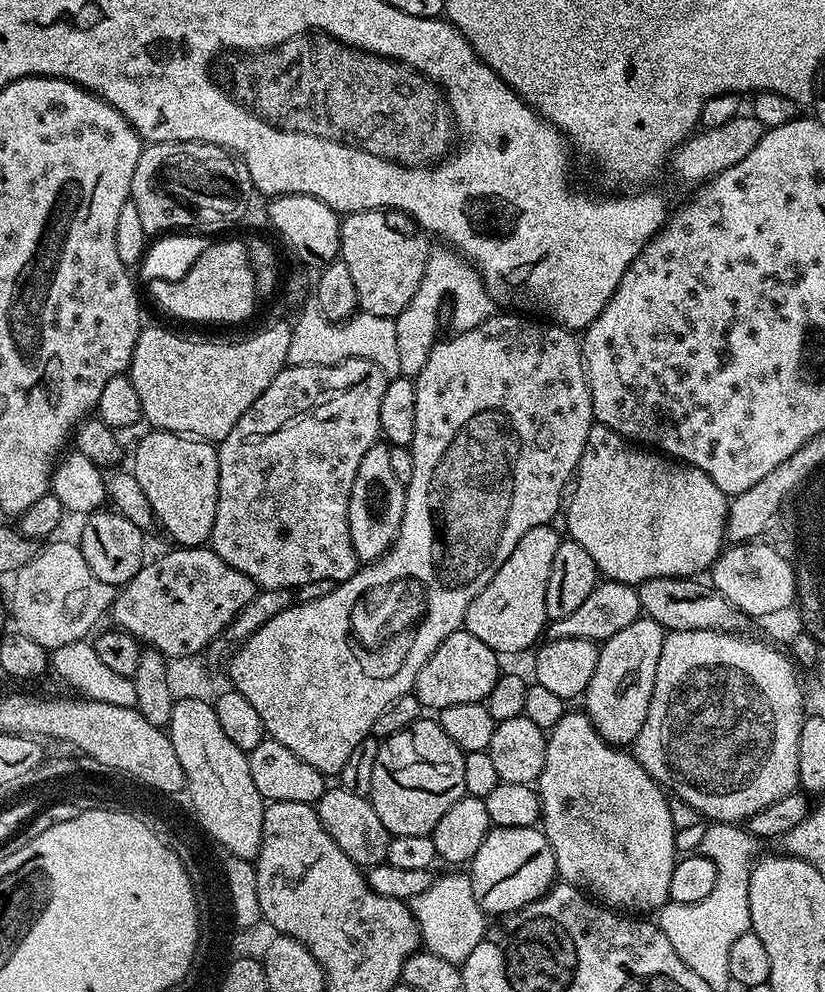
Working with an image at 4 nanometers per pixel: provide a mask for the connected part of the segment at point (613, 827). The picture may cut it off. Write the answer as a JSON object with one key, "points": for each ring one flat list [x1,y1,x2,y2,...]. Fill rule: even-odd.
{"points":[[565,711,564,716,547,733,548,745,546,746,546,762,542,766,542,774,538,781,538,791,540,793,540,815,542,817,542,831,544,837,550,842,554,850,556,859,556,870,559,879,566,884,572,884,581,892,587,894,593,901,599,902,603,907,619,910,624,914,652,914,656,912,664,903,669,903,670,878,674,873,674,868,678,861,676,854,676,837,678,831,671,820,669,797,665,789,657,784,656,779,637,762,635,755,631,751,615,744,607,744,604,737,598,734,598,730,592,725,590,719,583,711]]}

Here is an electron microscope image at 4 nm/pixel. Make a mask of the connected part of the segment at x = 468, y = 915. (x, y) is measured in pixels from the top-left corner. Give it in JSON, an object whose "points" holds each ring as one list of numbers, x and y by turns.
{"points":[[448,870,445,876,438,876,423,894,410,901,412,917,420,931,423,947,427,951,438,954,438,958,446,958,446,962,463,966,466,958,478,942,482,942,490,928,489,917,478,906,478,898,474,898,474,886,471,875,464,876,460,870]]}

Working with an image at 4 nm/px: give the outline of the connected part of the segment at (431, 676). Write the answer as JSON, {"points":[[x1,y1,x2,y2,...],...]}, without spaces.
{"points":[[467,630,450,634,422,666,414,694,425,709,433,710,458,706,458,702,487,701,490,690,494,690,494,682,502,674,502,667,496,660,499,660,497,652,486,646,482,638,474,638]]}

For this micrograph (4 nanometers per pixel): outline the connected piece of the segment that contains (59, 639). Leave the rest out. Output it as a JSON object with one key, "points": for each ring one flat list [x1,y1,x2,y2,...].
{"points":[[48,542,37,551,26,566,22,566,15,574,12,584,12,620,15,631,26,638,34,638,38,646,55,650,66,646,66,642,78,642,85,639,88,631,100,620,100,615,111,609,114,599,113,585,94,578,94,570,86,562,79,545,67,545,66,542]]}

